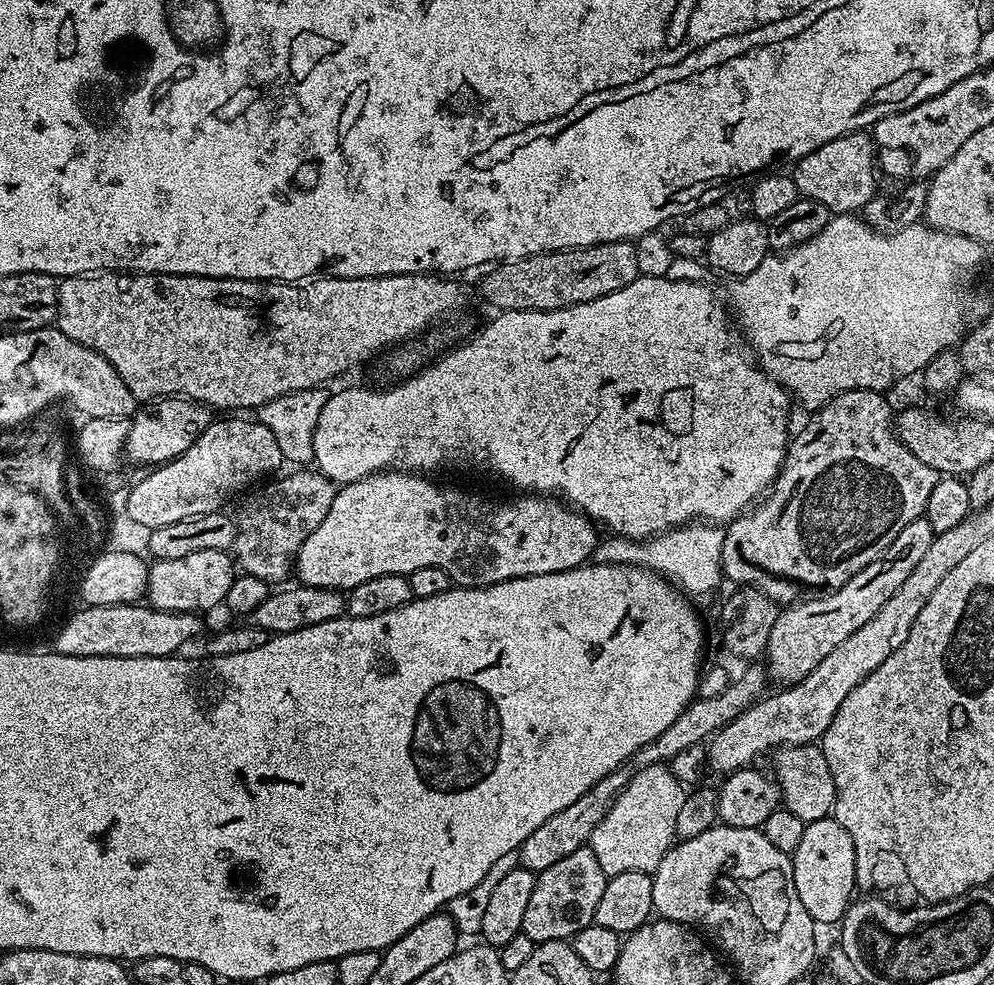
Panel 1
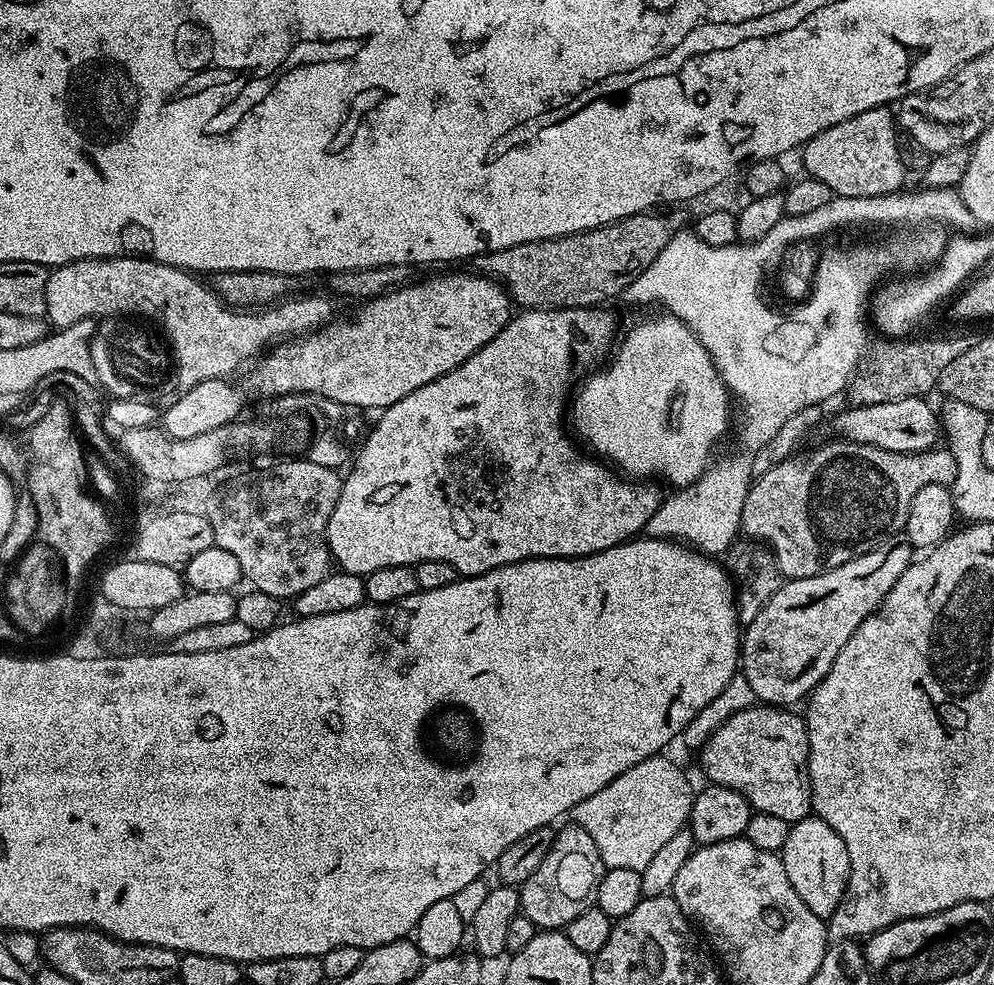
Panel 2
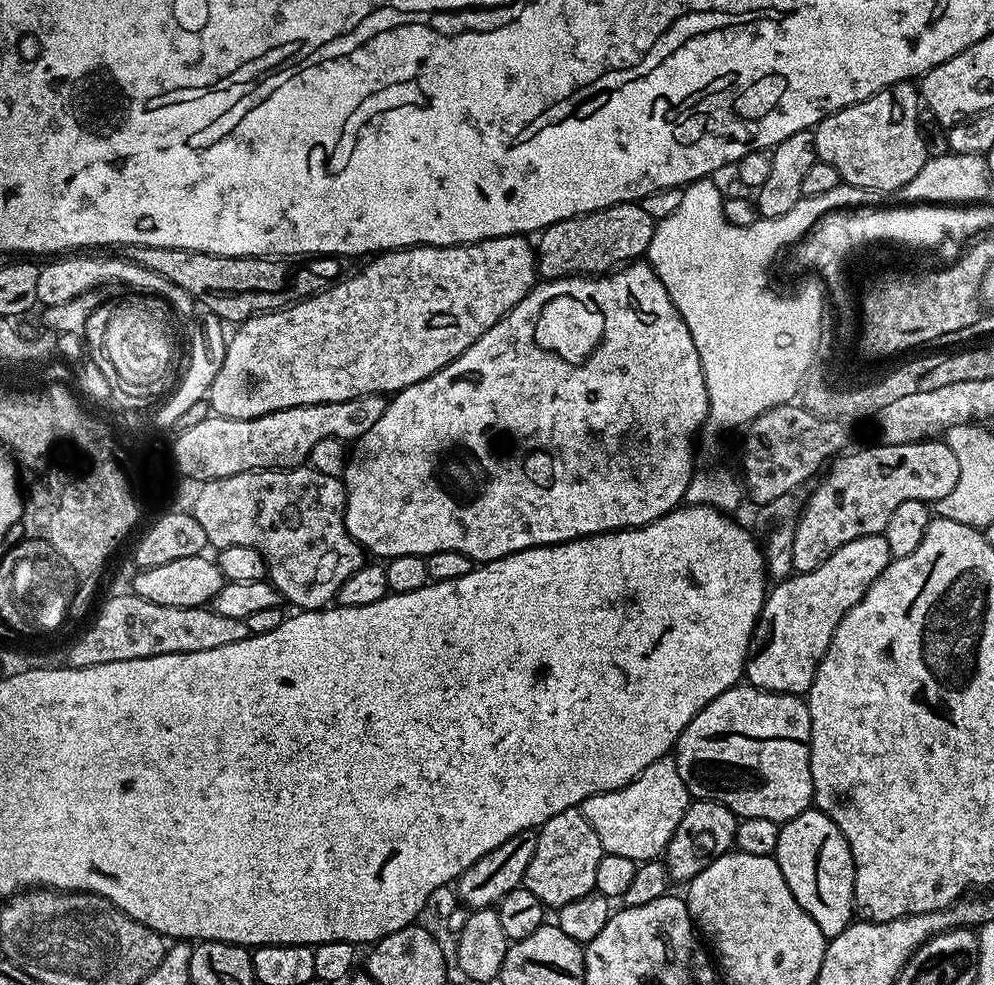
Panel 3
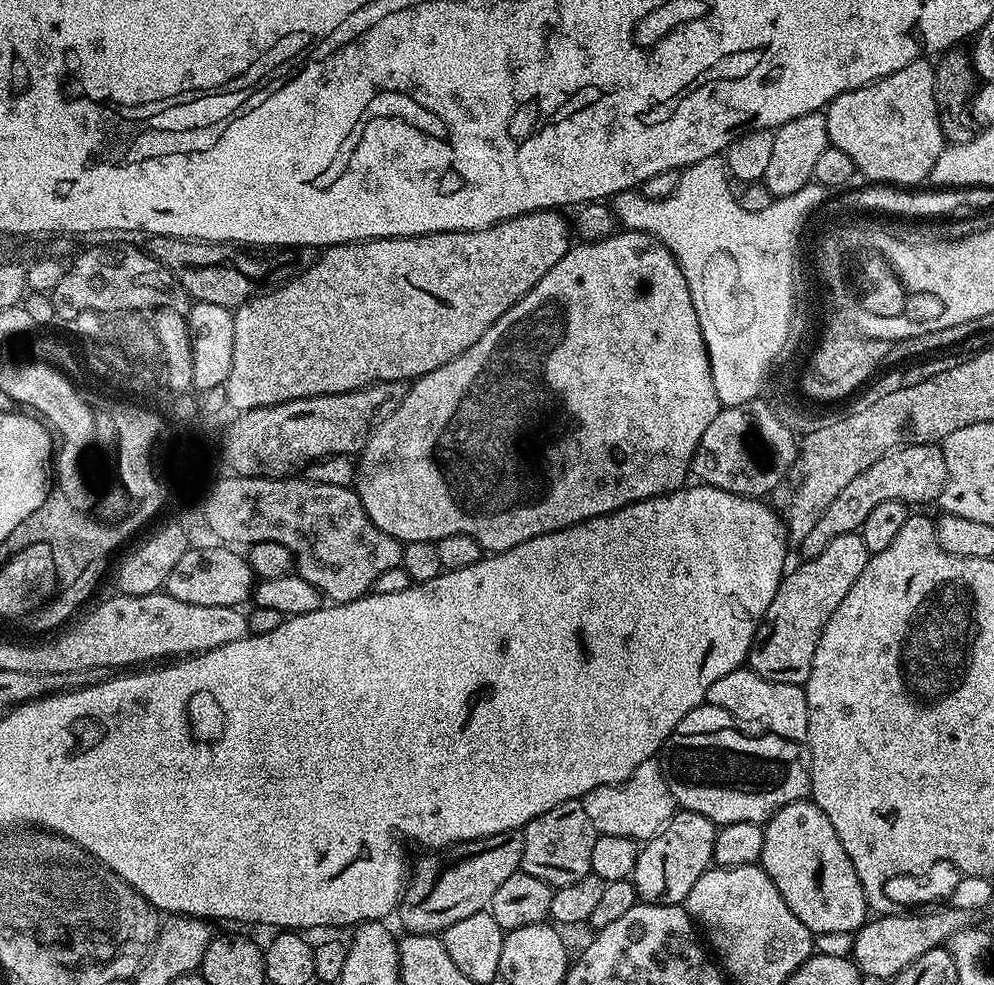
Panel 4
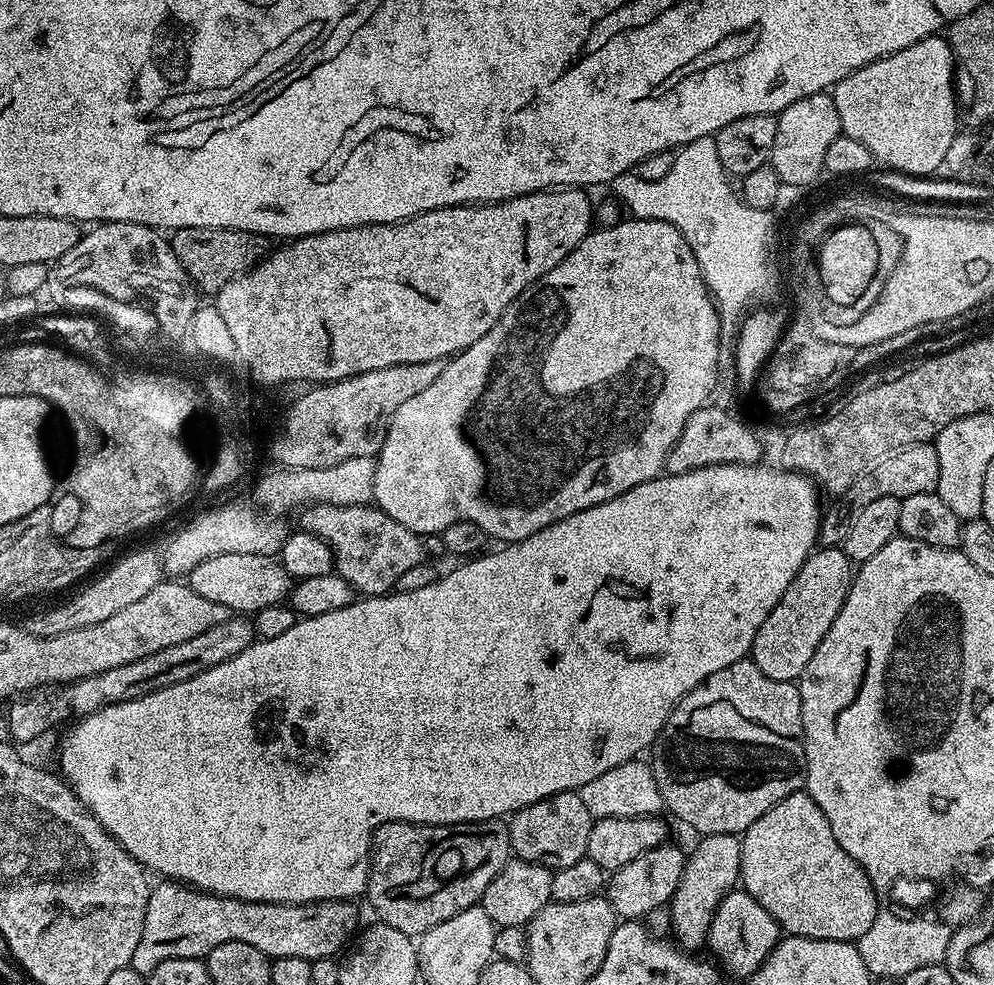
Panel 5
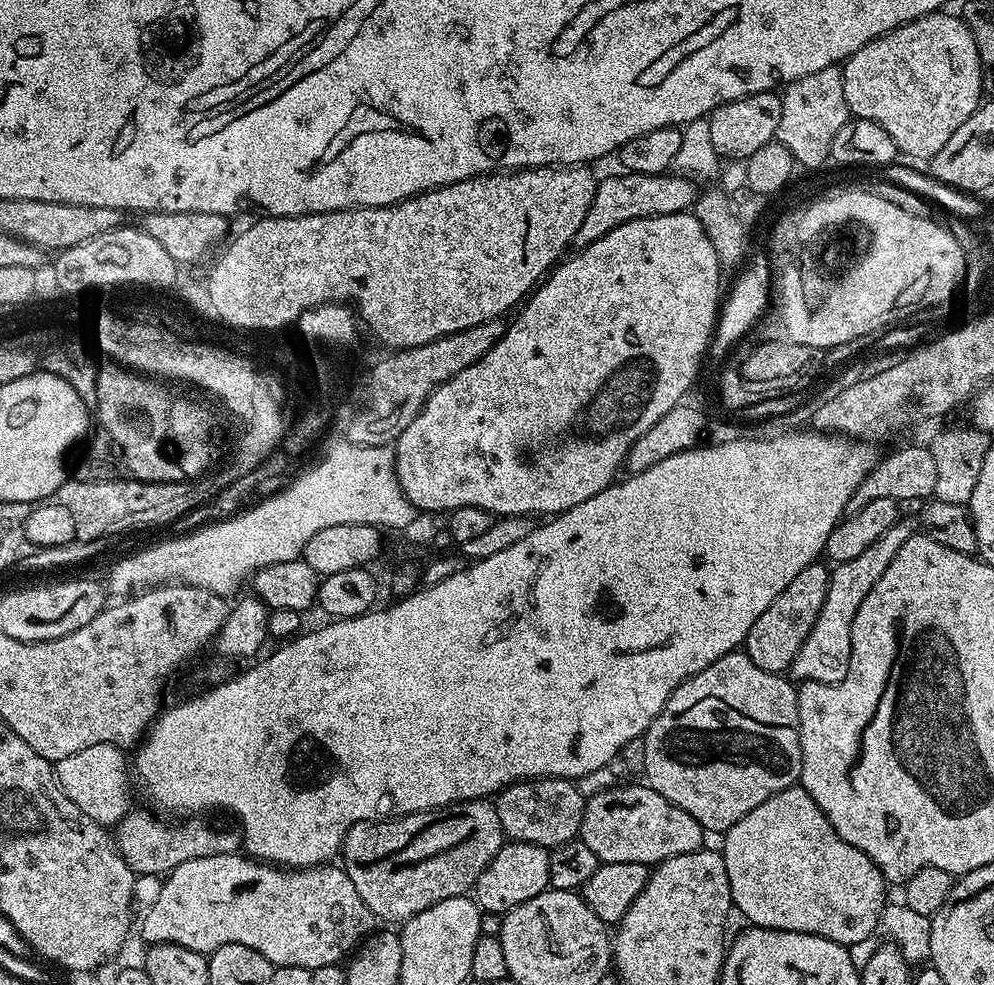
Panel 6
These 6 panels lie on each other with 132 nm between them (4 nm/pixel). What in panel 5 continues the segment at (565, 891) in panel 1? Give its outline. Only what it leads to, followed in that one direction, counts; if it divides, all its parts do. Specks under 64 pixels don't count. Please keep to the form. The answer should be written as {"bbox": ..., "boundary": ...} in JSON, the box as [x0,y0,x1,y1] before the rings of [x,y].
{"bbox":[507,791,594,870],"boundary":[[[579,791],[559,792],[550,798],[542,798],[530,806],[512,813],[510,819],[507,821],[512,852],[515,859],[541,864],[553,870],[565,868],[566,866],[574,866],[574,862],[587,857],[588,847],[590,846],[590,830],[593,823],[594,819],[590,811],[586,810],[585,803],[582,802]]]}

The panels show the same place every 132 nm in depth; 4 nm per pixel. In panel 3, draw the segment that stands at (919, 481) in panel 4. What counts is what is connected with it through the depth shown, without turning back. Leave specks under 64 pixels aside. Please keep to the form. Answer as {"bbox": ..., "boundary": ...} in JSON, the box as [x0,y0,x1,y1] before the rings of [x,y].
{"bbox":[792,439,958,572],"boundary":[[[943,439],[920,440],[917,444],[880,442],[877,445],[877,448],[864,448],[861,452],[849,451],[833,459],[830,464],[832,469],[824,477],[819,477],[820,485],[809,494],[808,500],[806,496],[794,534],[792,566],[796,572],[809,572],[822,566],[822,562],[826,562],[826,558],[830,558],[834,550],[846,546],[846,542],[854,542],[854,538],[883,534],[886,522],[890,522],[890,514],[894,514],[894,509],[902,506],[902,502],[935,502],[946,498],[946,494],[954,490],[954,482],[958,482],[958,458],[954,458],[954,450],[950,450],[950,446]]]}

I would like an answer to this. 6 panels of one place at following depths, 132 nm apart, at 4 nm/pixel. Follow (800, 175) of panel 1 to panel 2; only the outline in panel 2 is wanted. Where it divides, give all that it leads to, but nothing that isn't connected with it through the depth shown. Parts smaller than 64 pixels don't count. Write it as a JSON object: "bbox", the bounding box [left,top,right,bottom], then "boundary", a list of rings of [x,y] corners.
{"bbox":[802,106,905,198],"boundary":[[[885,106],[875,108],[874,110],[866,110],[862,114],[854,114],[854,118],[846,118],[846,122],[838,122],[838,126],[830,126],[826,130],[822,130],[822,134],[818,134],[814,138],[810,138],[808,143],[803,145],[802,153],[804,152],[804,172],[807,175],[818,178],[818,182],[825,183],[830,186],[833,196],[845,196],[846,198],[870,198],[878,194],[886,194],[887,192],[898,192],[905,187],[904,184],[904,164],[900,161],[900,140],[896,137],[898,133],[898,120],[894,115],[891,107]]]}

